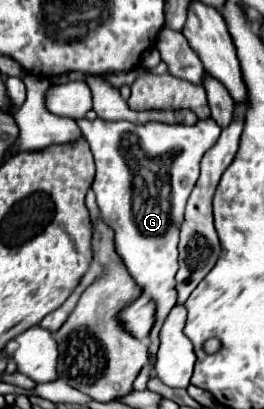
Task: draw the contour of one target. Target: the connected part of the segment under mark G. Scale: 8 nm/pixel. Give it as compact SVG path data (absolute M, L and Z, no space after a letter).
M212 118L198 120L194 126L172 126L148 122L144 126L132 122L78 120L96 162L94 192L104 222L114 232L114 246L128 274L156 304L156 322L150 330L150 364L156 364L158 332L176 306L176 270L178 270L178 238L184 218L186 200L200 176L200 160L210 150L220 128Z

